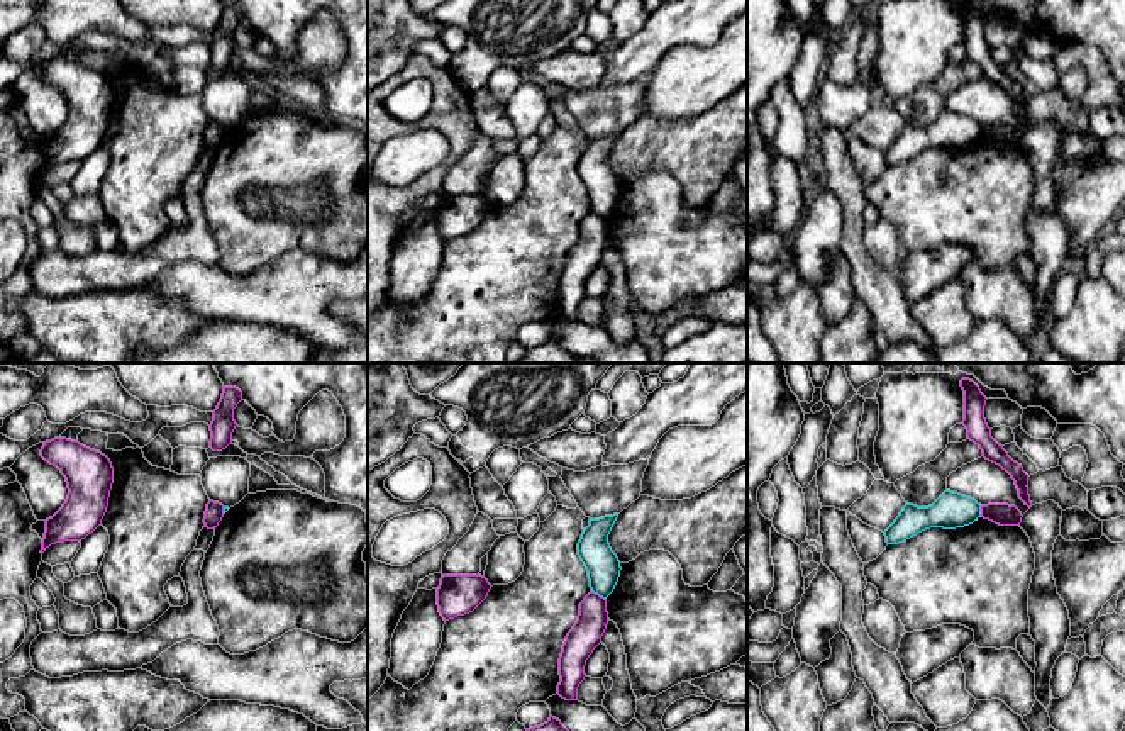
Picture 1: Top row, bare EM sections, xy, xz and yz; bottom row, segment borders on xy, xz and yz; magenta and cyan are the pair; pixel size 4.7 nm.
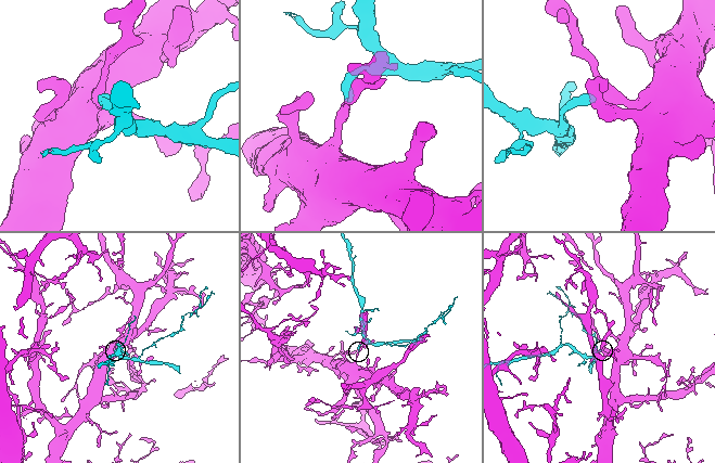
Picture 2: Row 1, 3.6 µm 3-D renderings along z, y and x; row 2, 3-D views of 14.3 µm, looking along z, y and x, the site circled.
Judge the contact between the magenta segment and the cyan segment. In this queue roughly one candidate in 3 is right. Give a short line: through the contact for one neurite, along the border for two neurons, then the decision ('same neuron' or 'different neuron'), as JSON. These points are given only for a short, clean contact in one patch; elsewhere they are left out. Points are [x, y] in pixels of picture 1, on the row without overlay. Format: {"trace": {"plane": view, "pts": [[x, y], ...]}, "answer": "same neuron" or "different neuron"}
{"trace": {"plane": "xz", "pts": [[592, 211], [604, 219]]}, "answer": "different neuron"}

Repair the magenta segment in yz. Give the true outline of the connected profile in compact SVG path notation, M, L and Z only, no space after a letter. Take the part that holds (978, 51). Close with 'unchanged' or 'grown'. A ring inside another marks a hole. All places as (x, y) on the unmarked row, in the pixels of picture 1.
M961 0L964 10L964 41L967 49L967 59L974 61L981 70L983 76L1003 90L1006 90L1018 109L1018 117L1025 126L1032 127L1028 115L1028 95L1023 92L1022 85L1013 81L1008 73L991 58L991 49L984 39L986 17L981 14L979 7L973 0Z; unchanged

